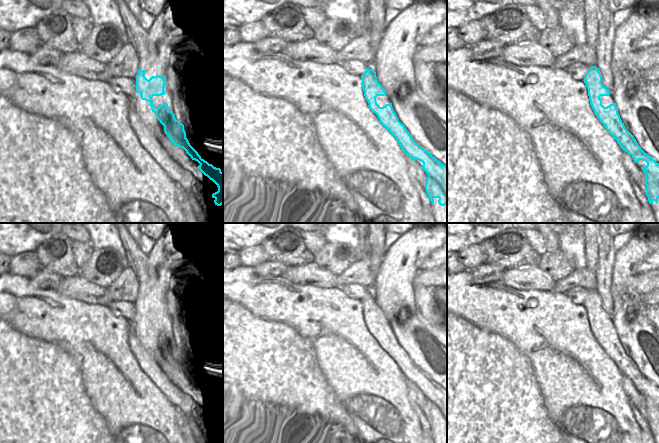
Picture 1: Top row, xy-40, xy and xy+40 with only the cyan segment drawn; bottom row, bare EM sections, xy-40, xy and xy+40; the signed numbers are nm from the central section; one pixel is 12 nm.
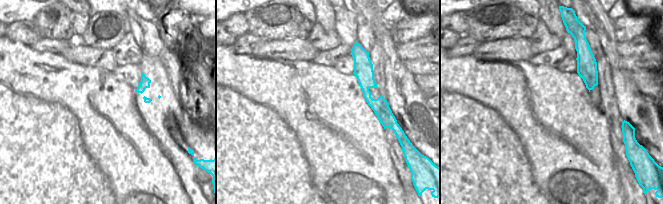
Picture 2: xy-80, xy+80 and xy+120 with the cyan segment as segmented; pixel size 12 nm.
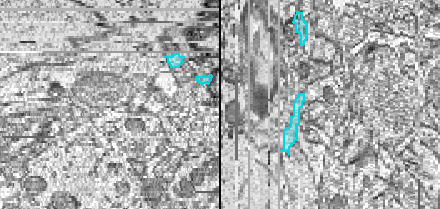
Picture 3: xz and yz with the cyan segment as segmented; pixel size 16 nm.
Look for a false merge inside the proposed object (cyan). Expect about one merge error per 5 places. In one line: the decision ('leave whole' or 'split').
split

